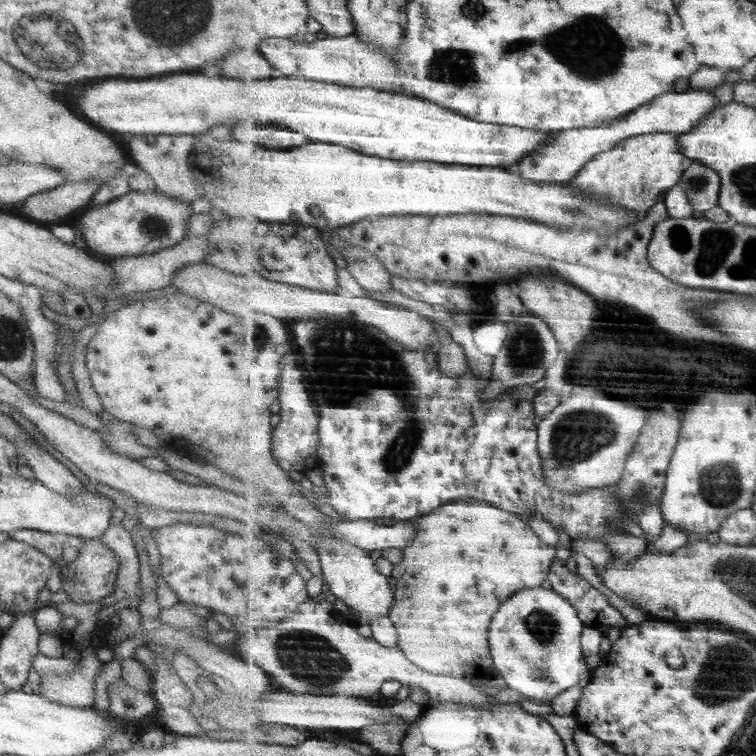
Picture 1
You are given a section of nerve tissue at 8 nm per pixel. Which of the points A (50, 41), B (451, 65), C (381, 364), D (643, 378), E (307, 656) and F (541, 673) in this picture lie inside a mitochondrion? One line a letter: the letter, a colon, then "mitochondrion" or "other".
A: mitochondrion
B: mitochondrion
C: mitochondrion
D: other
E: mitochondrion
F: mitochondrion

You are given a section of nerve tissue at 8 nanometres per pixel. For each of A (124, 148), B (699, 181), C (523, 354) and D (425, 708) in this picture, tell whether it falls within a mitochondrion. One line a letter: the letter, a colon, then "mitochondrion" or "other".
A: other
B: mitochondrion
C: mitochondrion
D: other

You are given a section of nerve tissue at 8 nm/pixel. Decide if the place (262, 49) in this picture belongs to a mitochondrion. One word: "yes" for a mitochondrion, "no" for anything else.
no

